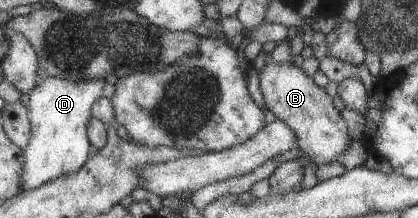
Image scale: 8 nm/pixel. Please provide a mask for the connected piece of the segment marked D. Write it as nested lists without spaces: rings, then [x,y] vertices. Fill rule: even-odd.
[[[50,77],[32,89],[26,105],[30,137],[28,143],[22,147],[20,192],[39,188],[56,177],[66,177],[83,168],[90,151],[87,129],[91,108],[101,97],[104,83],[103,79],[98,78],[72,83],[58,77]]]

